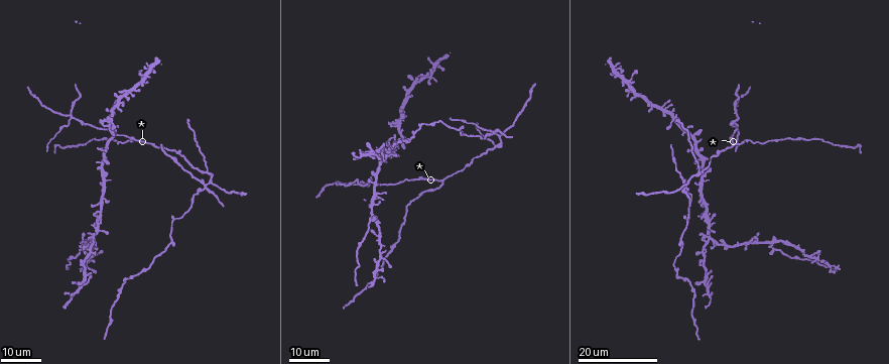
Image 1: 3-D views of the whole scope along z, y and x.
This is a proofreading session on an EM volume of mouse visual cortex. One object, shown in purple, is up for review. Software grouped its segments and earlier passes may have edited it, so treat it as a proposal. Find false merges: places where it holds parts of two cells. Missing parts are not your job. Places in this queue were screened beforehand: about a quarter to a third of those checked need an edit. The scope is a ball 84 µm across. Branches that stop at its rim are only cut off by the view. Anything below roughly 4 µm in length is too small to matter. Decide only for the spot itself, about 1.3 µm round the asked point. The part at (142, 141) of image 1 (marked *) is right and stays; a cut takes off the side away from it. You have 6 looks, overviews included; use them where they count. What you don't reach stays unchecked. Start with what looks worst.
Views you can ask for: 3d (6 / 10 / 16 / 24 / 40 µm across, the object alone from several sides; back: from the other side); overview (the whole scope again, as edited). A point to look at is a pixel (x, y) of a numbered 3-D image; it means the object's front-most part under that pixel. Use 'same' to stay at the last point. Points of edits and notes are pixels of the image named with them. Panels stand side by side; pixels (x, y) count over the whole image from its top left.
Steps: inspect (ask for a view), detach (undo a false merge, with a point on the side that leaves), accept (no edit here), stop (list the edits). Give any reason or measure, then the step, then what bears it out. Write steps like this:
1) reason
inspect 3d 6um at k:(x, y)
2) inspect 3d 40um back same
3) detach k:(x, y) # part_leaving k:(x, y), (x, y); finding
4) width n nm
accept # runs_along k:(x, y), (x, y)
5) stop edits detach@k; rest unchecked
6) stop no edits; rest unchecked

four arms meet
inspect 3d 16um at 1:(70, 116)

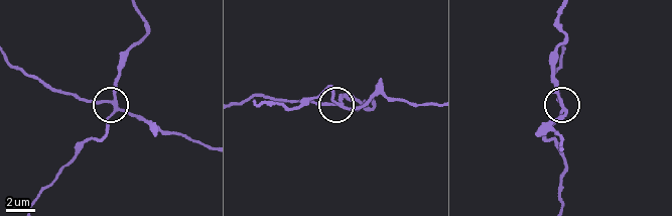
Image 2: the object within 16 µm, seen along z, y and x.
inspect 3d 6um at 2:(109, 101)

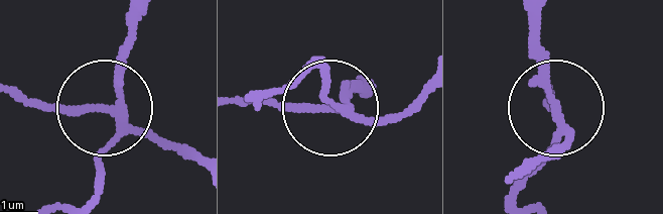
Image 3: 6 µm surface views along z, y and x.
width 200 nm
detach 3:(116, 62) # part_leaving 3:(124, 120), (95, 195), (65, 204); a second cell is stuck on

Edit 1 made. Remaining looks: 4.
redraw
inspect overview

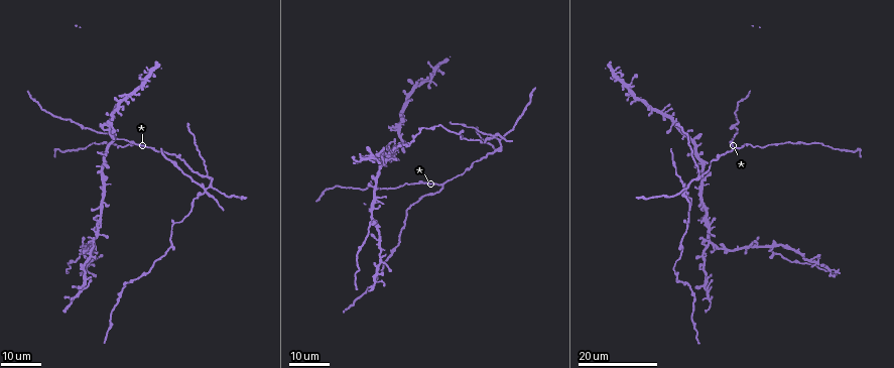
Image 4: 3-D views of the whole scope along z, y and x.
looks like a crossing
inspect 3d 24um at 4:(205, 188)

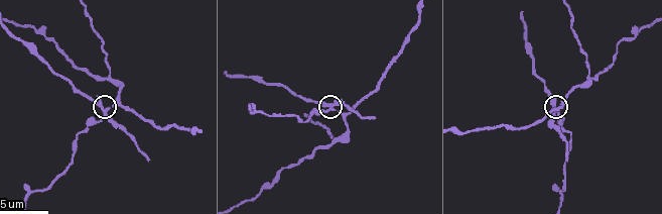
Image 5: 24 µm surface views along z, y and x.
closer look
inspect 3d 10um at 5:(101, 108)

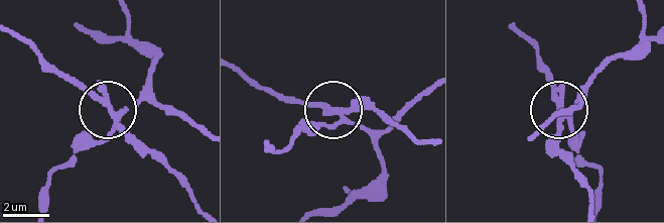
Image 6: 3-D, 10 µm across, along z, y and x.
detach 6:(91, 94) # part_leaving 6:(114, 117), (11, 35); a second cell is stuck on

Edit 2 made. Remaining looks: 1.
stop edits detach@3, detach@6; rest unchecked

